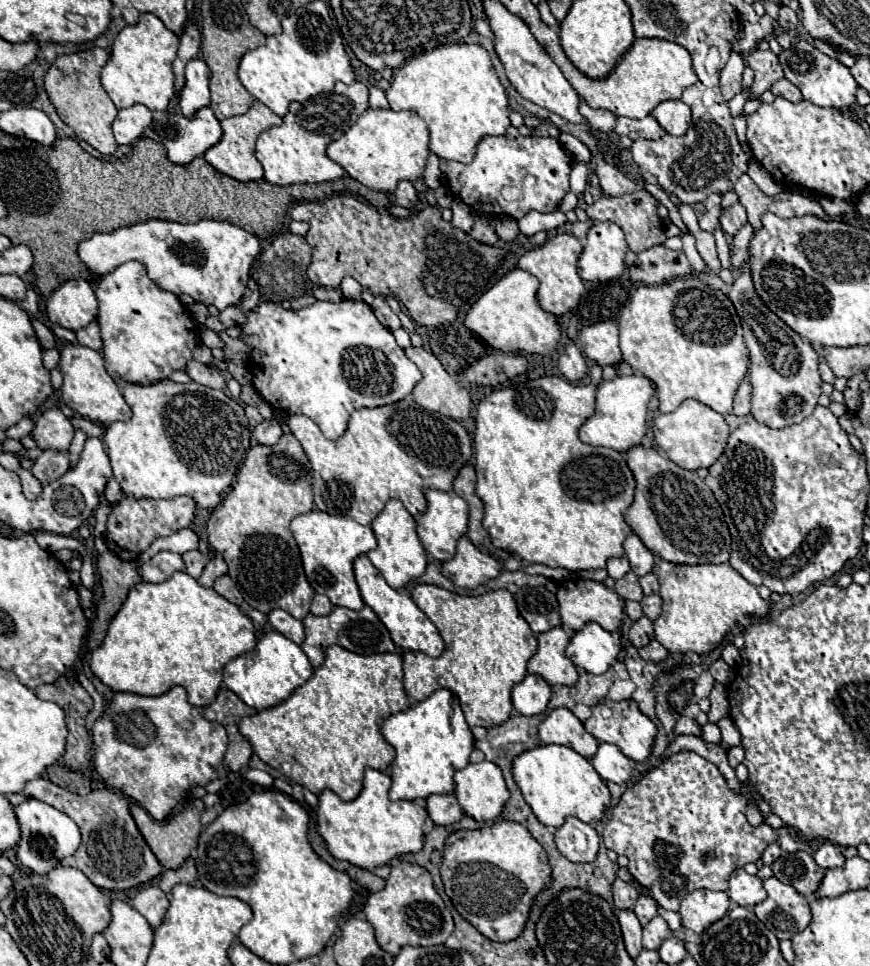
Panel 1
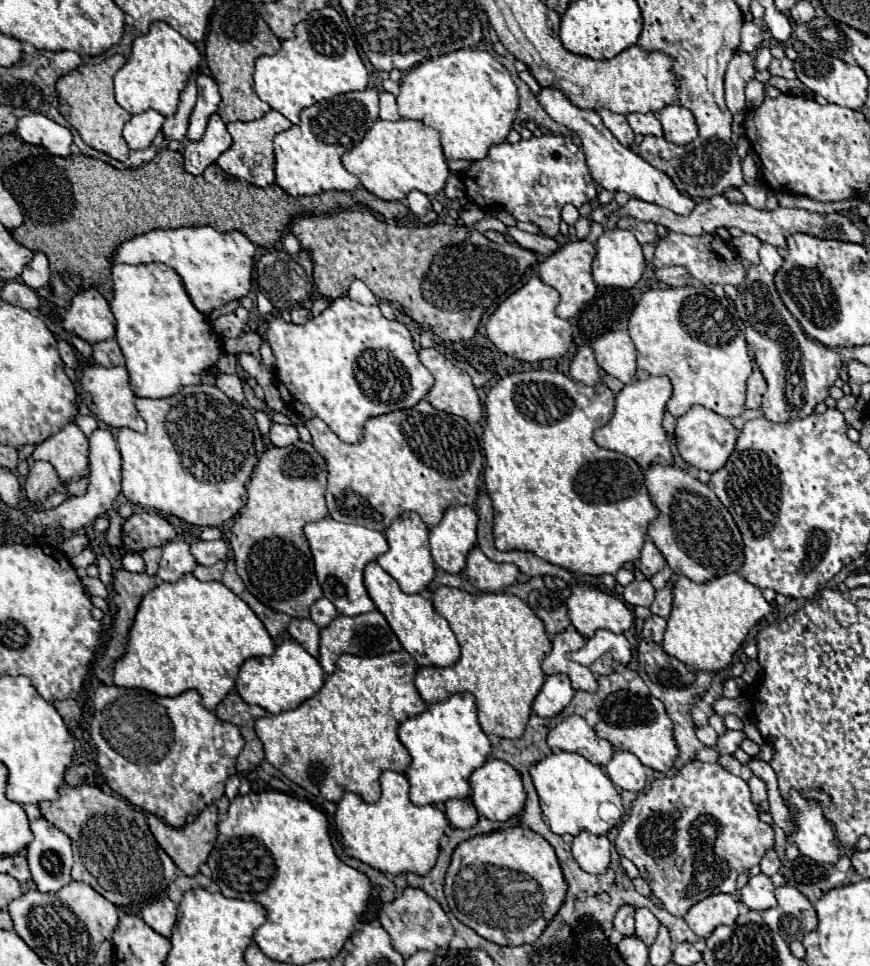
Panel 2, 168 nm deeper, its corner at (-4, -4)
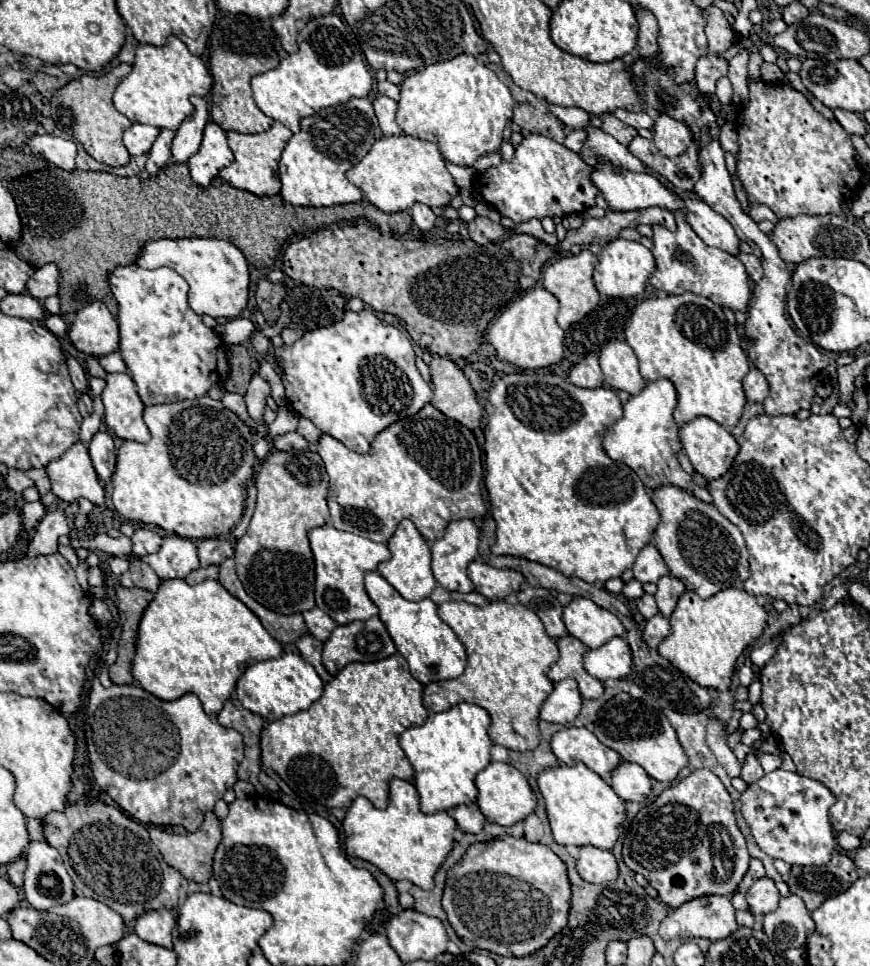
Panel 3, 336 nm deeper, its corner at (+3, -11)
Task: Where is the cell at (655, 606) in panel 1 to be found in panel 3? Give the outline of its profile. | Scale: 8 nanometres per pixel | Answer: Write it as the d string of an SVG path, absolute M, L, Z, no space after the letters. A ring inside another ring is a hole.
M664 575L664 577L660 577L658 579L658 591L656 591L656 605L658 605L658 609L660 609L660 615L662 617L670 617L672 615L672 611L674 611L674 607L676 607L676 601L678 601L678 597L686 591L686 587L684 587L684 583L680 581L680 579L676 579L676 577L672 577L672 575Z

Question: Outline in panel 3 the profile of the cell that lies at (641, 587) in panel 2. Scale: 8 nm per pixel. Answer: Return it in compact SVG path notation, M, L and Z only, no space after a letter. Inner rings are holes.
M642 595L640 599L636 599L636 609L644 615L644 619L650 619L654 615L658 615L658 607L656 607L656 601L652 595Z

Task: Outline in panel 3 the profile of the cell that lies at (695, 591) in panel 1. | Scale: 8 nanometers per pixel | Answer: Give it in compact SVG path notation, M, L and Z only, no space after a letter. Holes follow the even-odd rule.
M728 587L710 599L700 599L694 591L684 591L670 617L672 631L658 645L658 653L702 687L726 691L730 687L736 659L756 637L760 637L766 619L766 609L744 589Z

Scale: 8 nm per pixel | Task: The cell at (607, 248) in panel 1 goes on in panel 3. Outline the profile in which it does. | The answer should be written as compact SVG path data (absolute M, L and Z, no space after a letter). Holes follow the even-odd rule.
M618 237L618 239L610 241L598 255L598 265L594 267L594 285L600 295L628 299L628 297L640 295L644 291L648 275L652 271L654 271L654 257L652 257L650 249L646 249L644 245L640 245L636 241Z

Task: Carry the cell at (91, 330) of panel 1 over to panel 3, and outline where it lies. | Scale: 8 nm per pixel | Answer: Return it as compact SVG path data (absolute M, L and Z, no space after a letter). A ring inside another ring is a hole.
M118 351L98 357L98 363L104 367L106 373L124 373L126 371L126 363L122 361L122 357L120 357Z

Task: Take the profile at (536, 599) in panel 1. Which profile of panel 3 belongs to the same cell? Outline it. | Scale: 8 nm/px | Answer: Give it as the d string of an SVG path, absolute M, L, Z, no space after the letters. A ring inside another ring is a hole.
M536 597L528 603L528 607L540 617L540 621L544 623L546 633L556 639L566 635L566 627L562 621L562 605L556 597Z

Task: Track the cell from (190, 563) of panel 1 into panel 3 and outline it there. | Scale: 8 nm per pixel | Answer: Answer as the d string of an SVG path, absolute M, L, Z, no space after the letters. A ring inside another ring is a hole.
M226 537L220 539L202 539L198 543L198 557L200 557L200 567L210 567L210 565L220 565L224 559L232 557L234 549Z

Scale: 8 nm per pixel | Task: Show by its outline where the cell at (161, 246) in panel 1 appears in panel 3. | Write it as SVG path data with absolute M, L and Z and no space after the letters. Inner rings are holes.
M200 237L148 241L142 247L140 255L136 257L136 265L144 267L144 269L170 267L170 269L178 271L190 285L188 303L190 303L192 311L196 311L196 315L234 319L244 311L244 307L248 303L248 289L250 289L248 261L242 255L242 251L236 245L232 245L230 241L200 239Z

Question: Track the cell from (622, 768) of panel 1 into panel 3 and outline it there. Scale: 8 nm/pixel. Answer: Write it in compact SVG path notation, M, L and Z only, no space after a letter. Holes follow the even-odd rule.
M622 761L612 771L610 787L614 789L614 793L620 799L642 803L642 801L646 801L646 797L652 791L652 779L646 775L646 771L640 765Z

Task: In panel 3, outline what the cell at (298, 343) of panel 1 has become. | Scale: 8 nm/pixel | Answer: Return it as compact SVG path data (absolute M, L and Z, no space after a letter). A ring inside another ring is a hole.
M370 307L360 313L346 309L344 319L318 327L316 331L306 331L290 347L274 347L274 359L280 365L280 377L292 411L310 419L322 433L332 435L356 453L366 453L376 433L398 419L418 413L432 399L430 385L416 369L414 349L408 335L390 323L384 325Z

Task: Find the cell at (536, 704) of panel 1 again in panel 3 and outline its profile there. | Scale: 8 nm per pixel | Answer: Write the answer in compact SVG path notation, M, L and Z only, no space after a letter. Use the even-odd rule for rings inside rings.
M562 679L554 683L552 693L546 697L540 709L540 719L548 723L572 723L580 713L582 697L574 679Z

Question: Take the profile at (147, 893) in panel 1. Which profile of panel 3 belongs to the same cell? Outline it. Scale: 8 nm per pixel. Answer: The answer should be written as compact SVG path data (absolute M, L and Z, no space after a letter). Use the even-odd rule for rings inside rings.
M168 909L148 911L148 913L144 913L144 915L140 915L136 919L134 933L140 939L148 941L148 943L154 943L154 945L172 949L170 933L172 933L174 925L176 925L176 917L174 917L172 911L168 911Z

